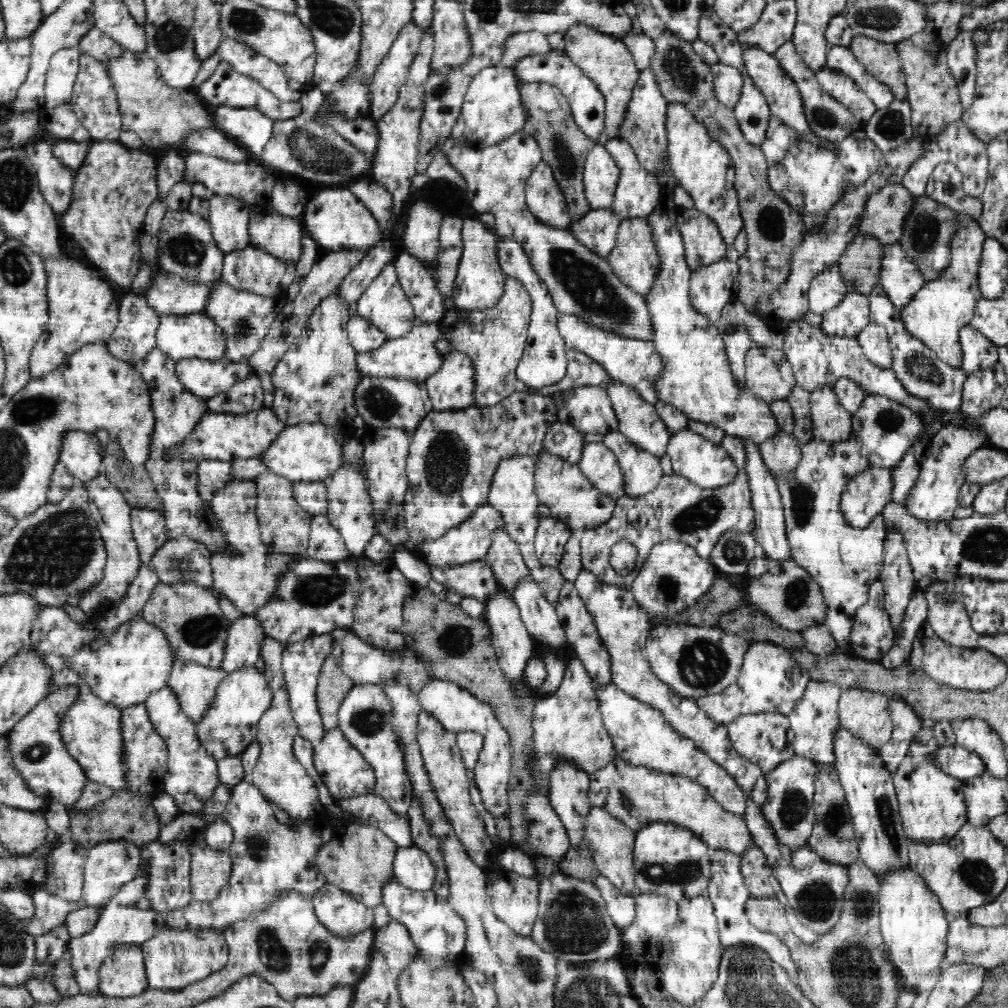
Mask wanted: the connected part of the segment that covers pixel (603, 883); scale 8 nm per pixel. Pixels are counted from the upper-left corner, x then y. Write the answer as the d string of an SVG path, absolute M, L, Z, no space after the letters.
M599 878L596 883L606 903L606 913L619 931L631 926L636 919L635 897L622 894L610 881Z

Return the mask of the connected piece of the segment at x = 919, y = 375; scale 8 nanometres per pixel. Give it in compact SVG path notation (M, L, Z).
M880 283L876 284L867 298L871 309L869 321L881 325L887 332L893 353L891 369L904 388L907 388L912 395L923 398L936 409L958 409L963 399L964 384L970 374L966 373L963 368L956 368L942 361L932 348L928 348L923 341L917 340L906 331L901 312L895 308Z

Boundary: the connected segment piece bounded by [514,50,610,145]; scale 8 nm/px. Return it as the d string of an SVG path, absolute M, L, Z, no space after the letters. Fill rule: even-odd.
M550 50L547 53L521 58L515 64L514 71L522 81L540 81L541 83L550 83L557 86L561 90L561 94L568 100L576 126L580 127L584 134L600 145L605 145L610 140L604 128L604 95L600 93L593 80L584 75L582 69L578 68L564 52L558 53L558 51Z

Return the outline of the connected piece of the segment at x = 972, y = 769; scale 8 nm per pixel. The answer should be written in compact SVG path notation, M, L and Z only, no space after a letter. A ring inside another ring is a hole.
M958 744L940 746L938 766L944 773L961 781L979 778L987 774L986 763L980 759L980 755L962 748Z

